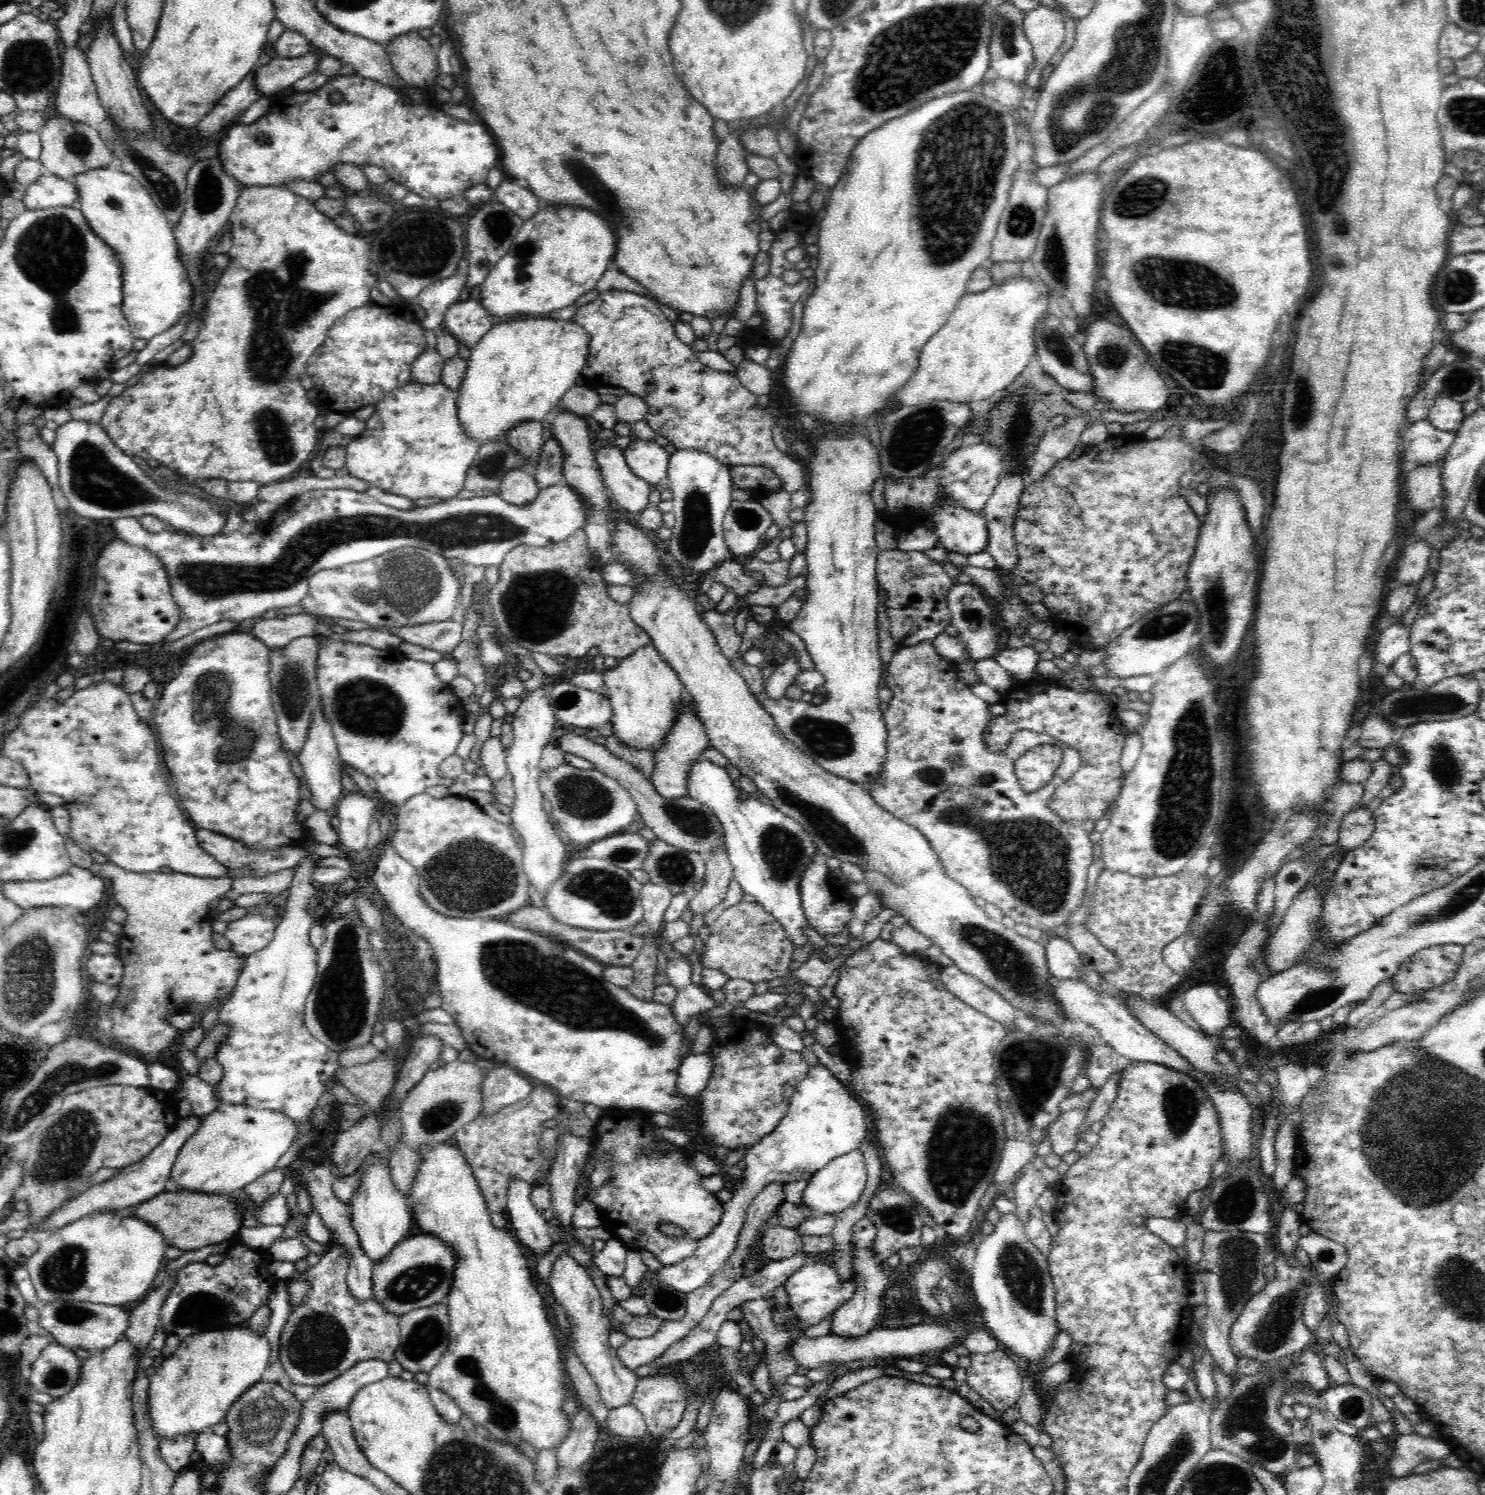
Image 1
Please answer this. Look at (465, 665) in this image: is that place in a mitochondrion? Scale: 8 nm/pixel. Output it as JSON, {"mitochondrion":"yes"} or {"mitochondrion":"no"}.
{"mitochondrion":"no"}

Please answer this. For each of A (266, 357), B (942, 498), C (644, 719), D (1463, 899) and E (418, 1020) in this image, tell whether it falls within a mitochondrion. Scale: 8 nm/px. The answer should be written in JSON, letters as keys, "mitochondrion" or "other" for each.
{"A":"mitochondrion","B":"other","C":"other","D":"mitochondrion","E":"other"}

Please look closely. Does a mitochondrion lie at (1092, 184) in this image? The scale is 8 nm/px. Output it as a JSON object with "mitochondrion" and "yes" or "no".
{"mitochondrion":"no"}

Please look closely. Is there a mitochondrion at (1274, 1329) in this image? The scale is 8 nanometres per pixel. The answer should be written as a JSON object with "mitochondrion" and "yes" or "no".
{"mitochondrion":"yes"}

